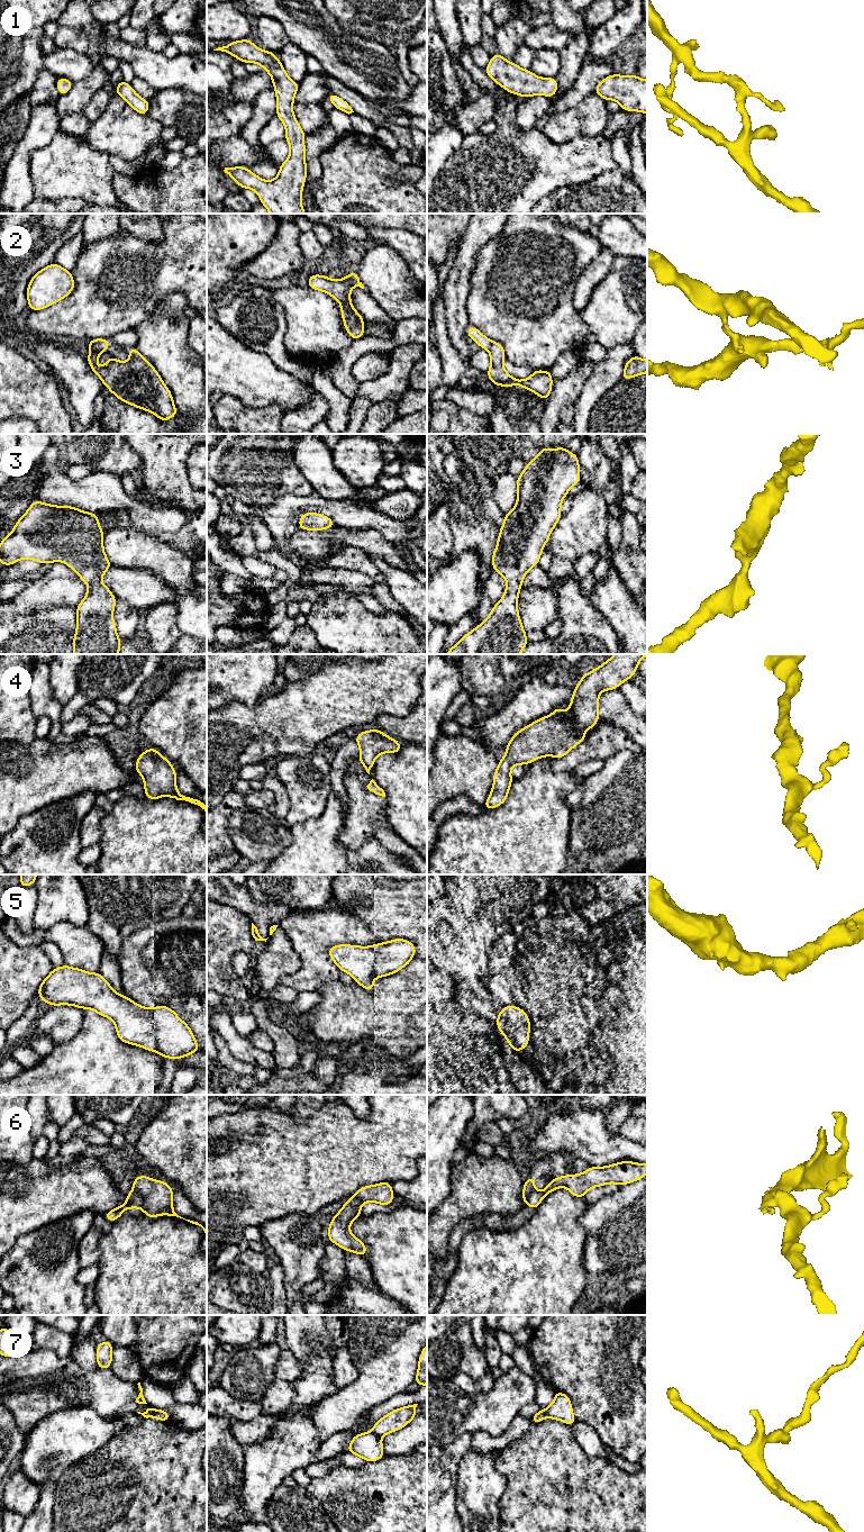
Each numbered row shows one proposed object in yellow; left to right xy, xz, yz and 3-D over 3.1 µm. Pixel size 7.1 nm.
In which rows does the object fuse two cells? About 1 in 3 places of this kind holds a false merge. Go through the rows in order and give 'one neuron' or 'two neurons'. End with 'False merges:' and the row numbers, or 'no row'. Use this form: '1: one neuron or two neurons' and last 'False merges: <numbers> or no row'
1: one neuron
2: two neurons
3: one neuron
4: one neuron
5: one neuron
6: two neurons
7: two neurons
False merges: 2, 6, 7

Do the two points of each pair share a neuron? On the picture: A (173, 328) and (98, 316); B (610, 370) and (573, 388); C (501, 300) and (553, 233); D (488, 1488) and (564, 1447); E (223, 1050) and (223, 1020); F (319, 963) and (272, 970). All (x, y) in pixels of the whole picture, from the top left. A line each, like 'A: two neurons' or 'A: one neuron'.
A: two neurons
B: two neurons
C: one neuron
D: two neurons
E: two neurons
F: two neurons

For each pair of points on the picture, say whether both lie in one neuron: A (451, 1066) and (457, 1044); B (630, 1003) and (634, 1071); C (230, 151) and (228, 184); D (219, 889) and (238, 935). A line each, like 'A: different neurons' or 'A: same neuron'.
A: same neuron
B: same neuron
C: same neuron
D: different neurons

